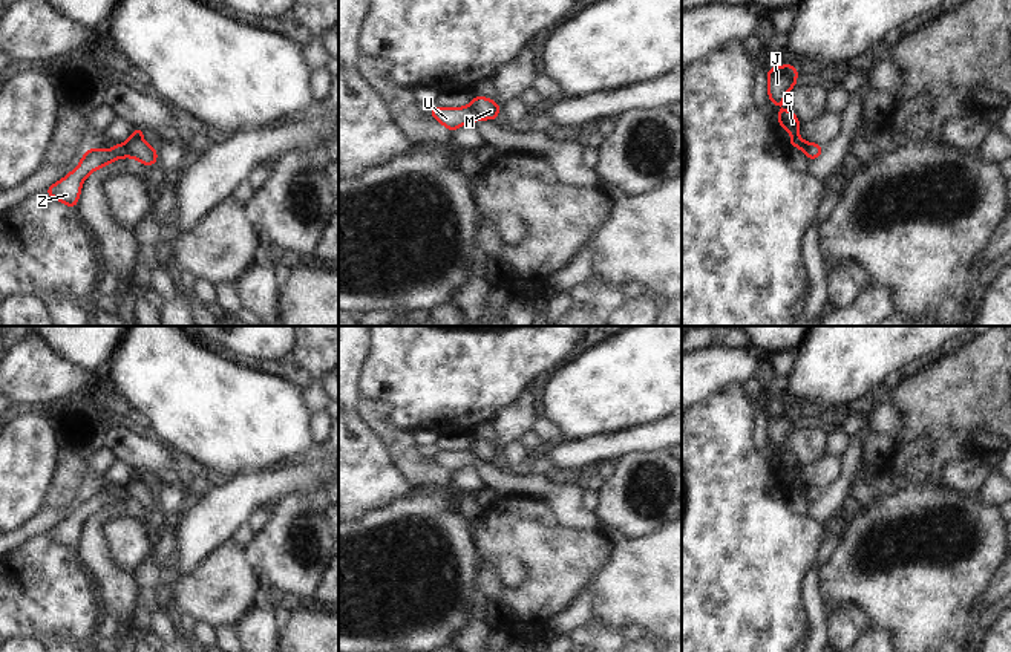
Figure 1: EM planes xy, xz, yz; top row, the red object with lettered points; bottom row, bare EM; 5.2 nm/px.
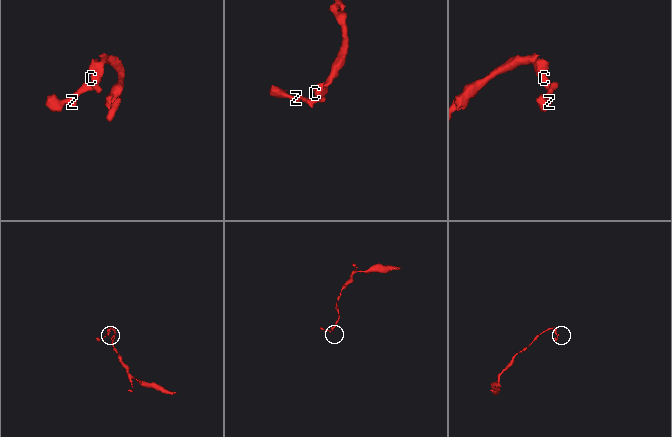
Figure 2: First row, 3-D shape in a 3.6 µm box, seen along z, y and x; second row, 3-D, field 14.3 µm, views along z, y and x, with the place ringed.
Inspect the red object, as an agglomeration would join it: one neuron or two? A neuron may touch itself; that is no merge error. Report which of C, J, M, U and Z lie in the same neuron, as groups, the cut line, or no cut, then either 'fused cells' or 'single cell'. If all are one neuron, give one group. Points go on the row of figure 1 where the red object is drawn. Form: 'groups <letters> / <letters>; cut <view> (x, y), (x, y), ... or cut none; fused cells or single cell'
groups C J M / U Z; cut xz (467, 107), (477, 118); fused cells

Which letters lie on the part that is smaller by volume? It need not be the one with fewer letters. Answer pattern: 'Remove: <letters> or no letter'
Remove: U, Z

